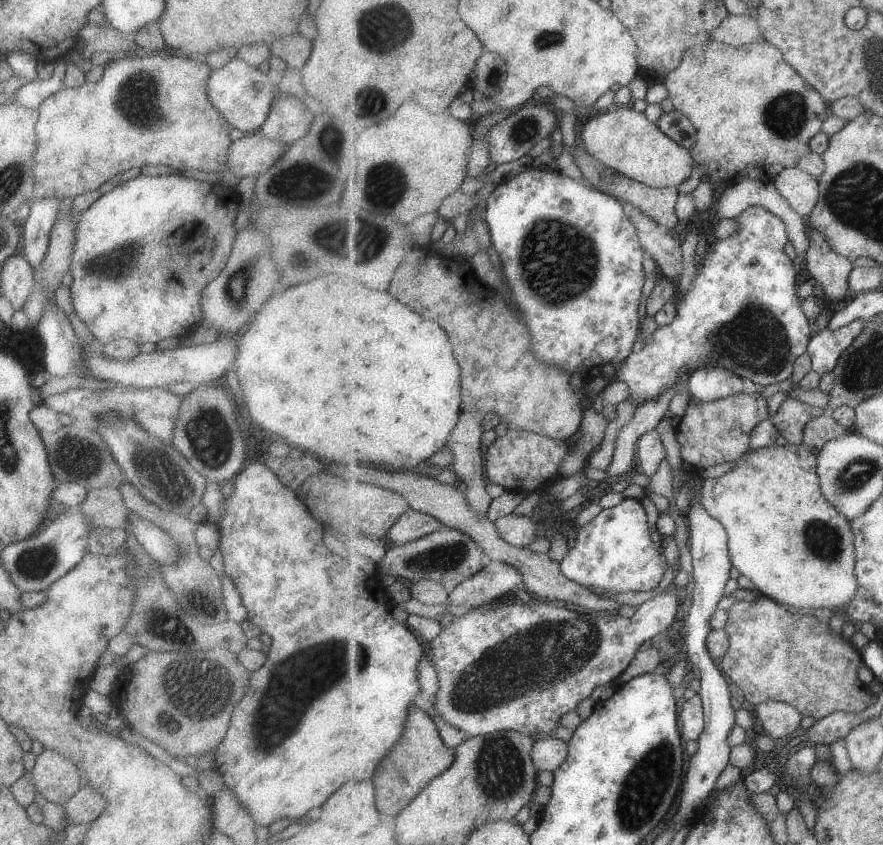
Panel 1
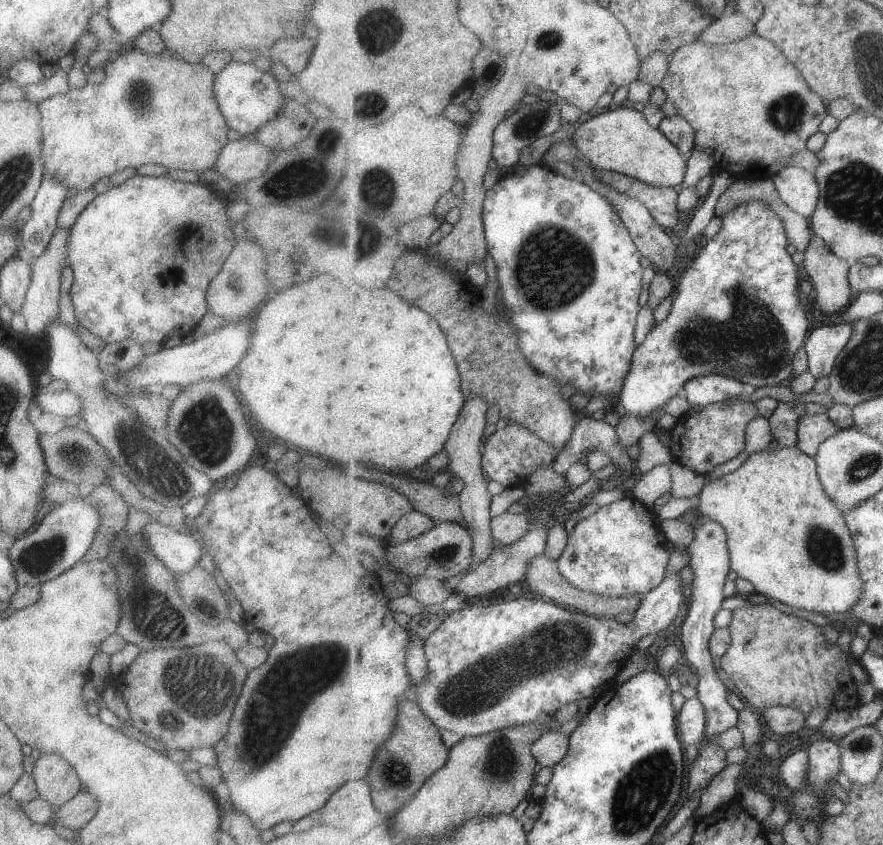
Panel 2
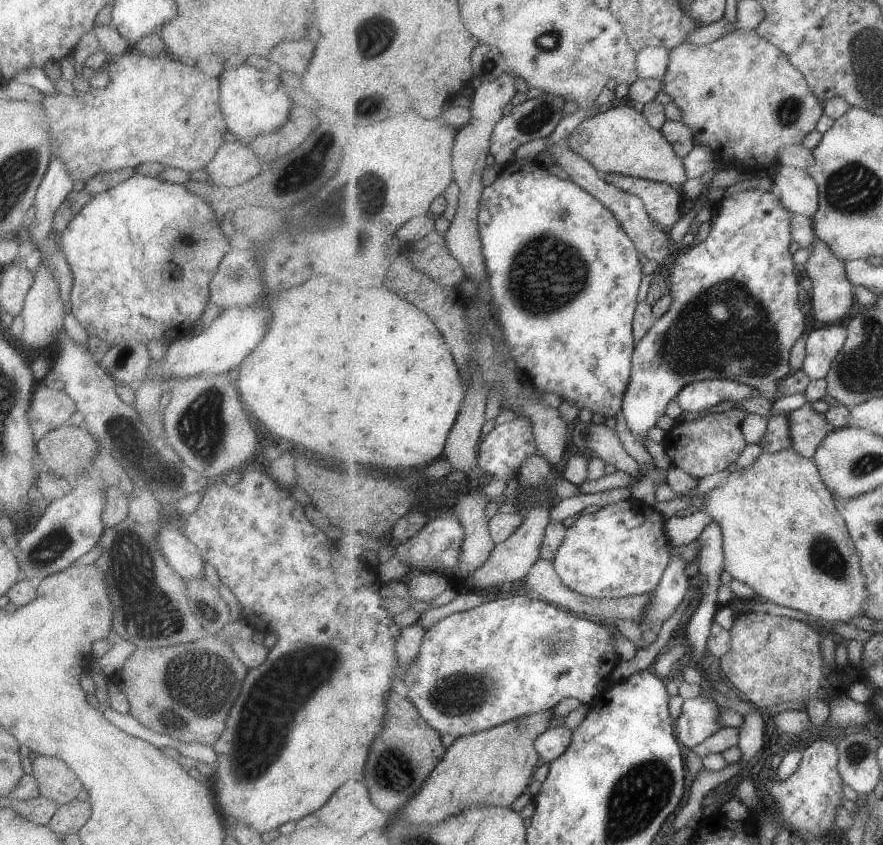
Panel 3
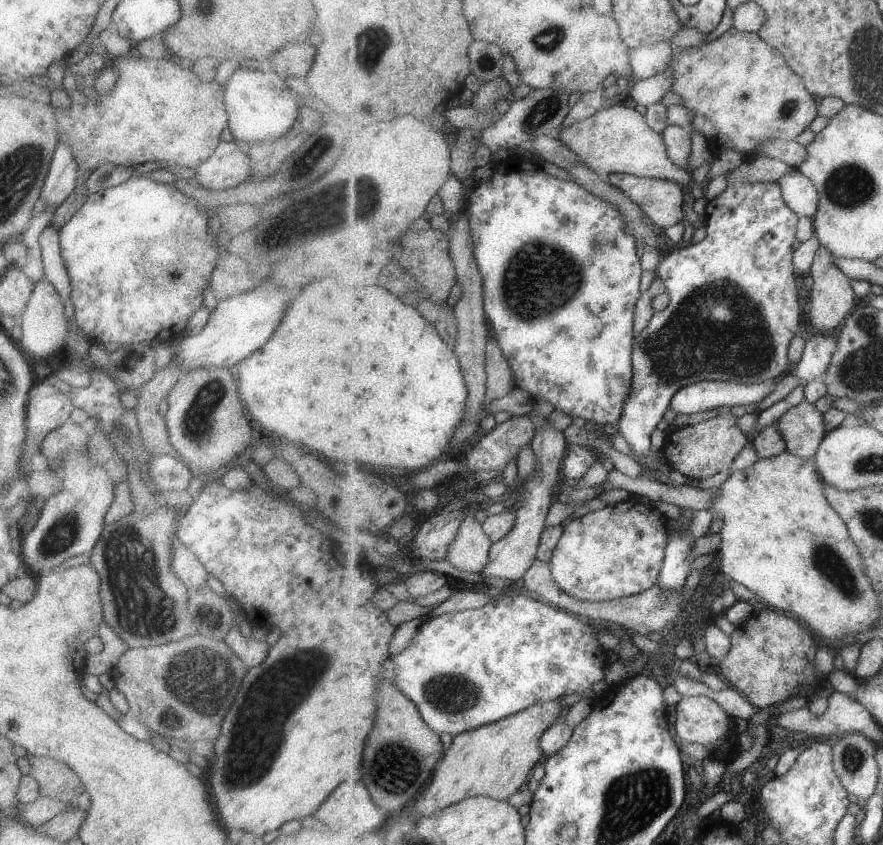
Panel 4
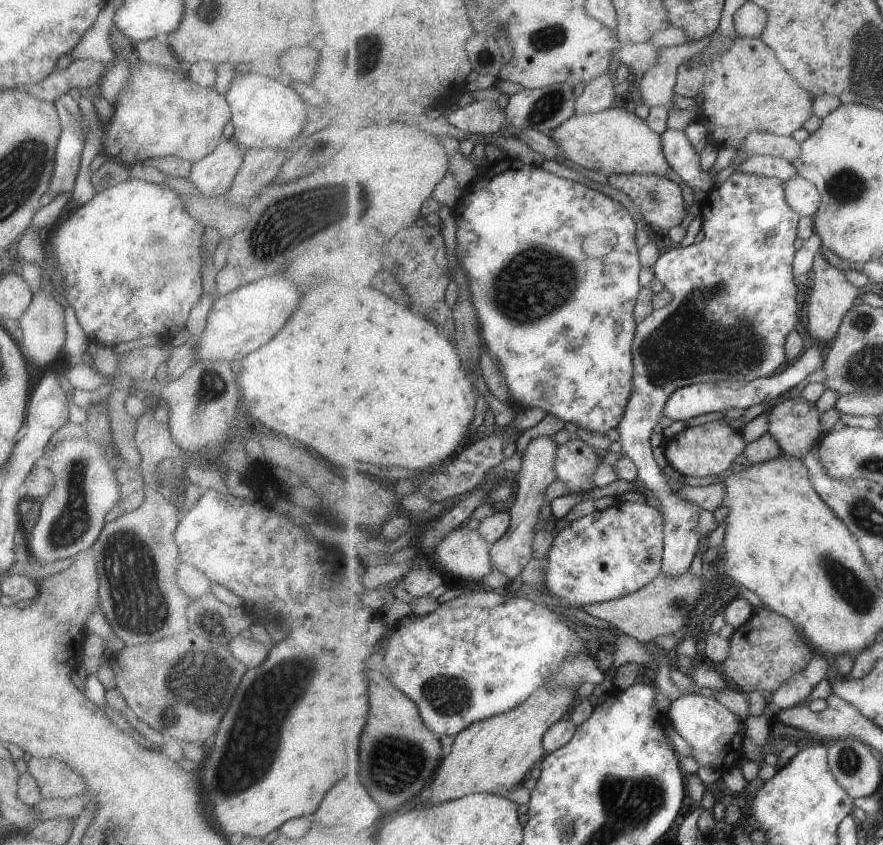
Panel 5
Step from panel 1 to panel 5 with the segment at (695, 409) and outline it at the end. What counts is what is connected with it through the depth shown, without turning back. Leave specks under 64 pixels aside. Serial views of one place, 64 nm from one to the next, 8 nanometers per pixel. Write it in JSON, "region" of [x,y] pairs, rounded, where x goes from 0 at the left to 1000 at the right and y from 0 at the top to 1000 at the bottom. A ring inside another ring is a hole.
{"region":[[[824,495],[802,499],[797,503],[777,508],[757,521],[752,529],[759,550],[773,563],[812,563],[831,551],[838,537],[845,535],[847,525],[843,522],[840,509],[824,502]]]}

